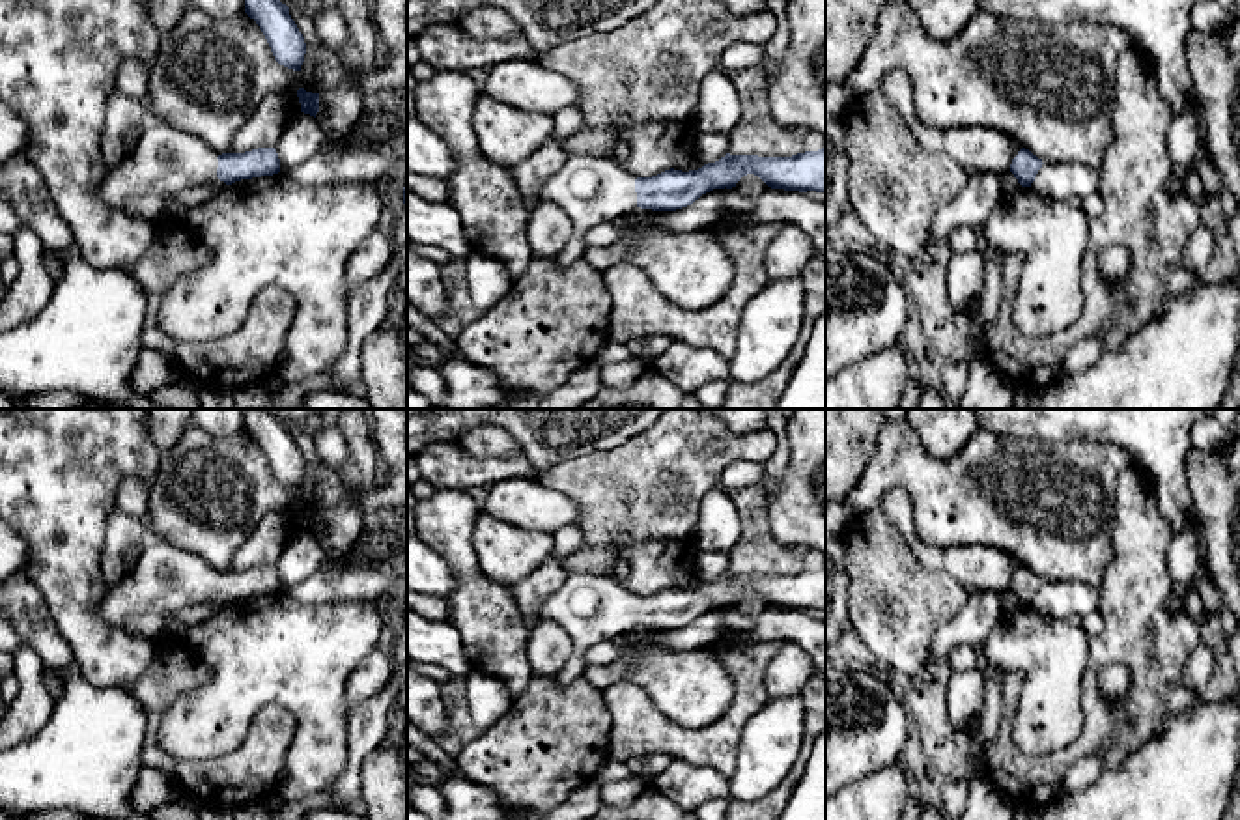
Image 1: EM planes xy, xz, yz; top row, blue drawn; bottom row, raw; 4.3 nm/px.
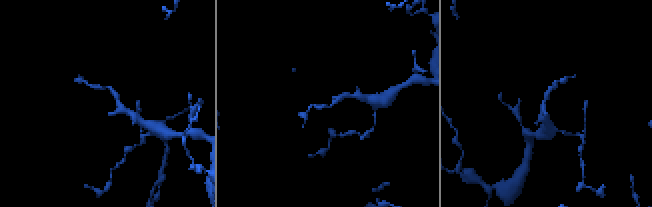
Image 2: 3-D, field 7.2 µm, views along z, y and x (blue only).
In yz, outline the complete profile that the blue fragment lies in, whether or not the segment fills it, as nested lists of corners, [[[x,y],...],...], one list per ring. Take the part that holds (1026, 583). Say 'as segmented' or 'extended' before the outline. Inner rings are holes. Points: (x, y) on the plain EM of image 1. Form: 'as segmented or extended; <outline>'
as segmented; [[[1022,566],[1012,577],[1010,590],[1022,605],[1031,605],[1042,583],[1042,577]]]

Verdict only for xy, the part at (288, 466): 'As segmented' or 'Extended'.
As segmented

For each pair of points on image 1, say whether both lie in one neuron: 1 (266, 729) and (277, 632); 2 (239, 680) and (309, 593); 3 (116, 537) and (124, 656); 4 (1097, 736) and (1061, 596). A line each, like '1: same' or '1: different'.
1: different
2: different
3: different
4: different

